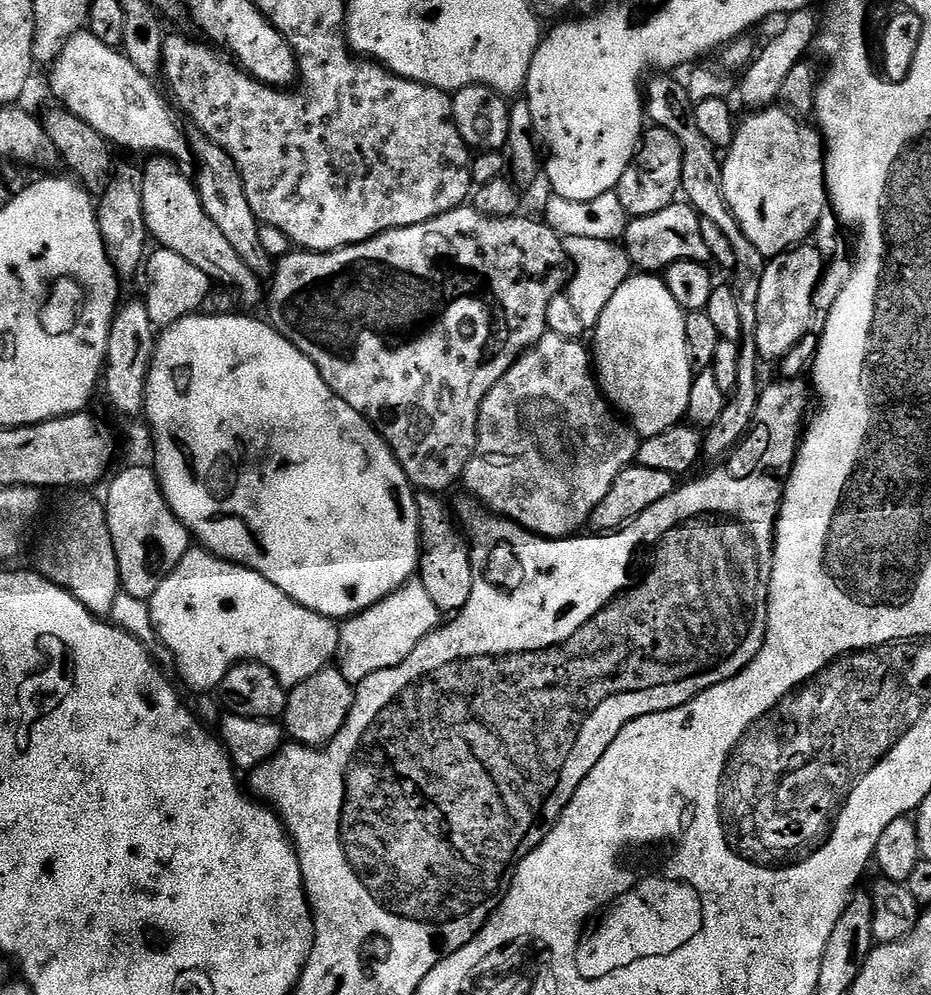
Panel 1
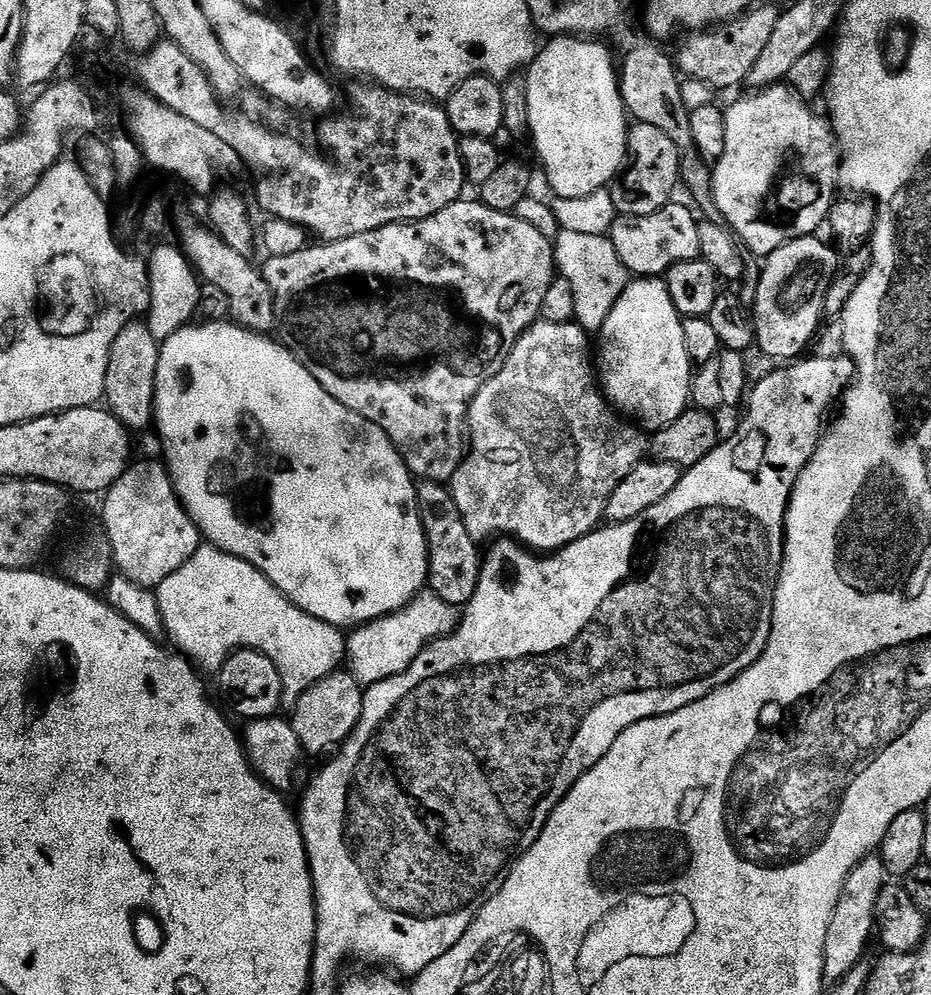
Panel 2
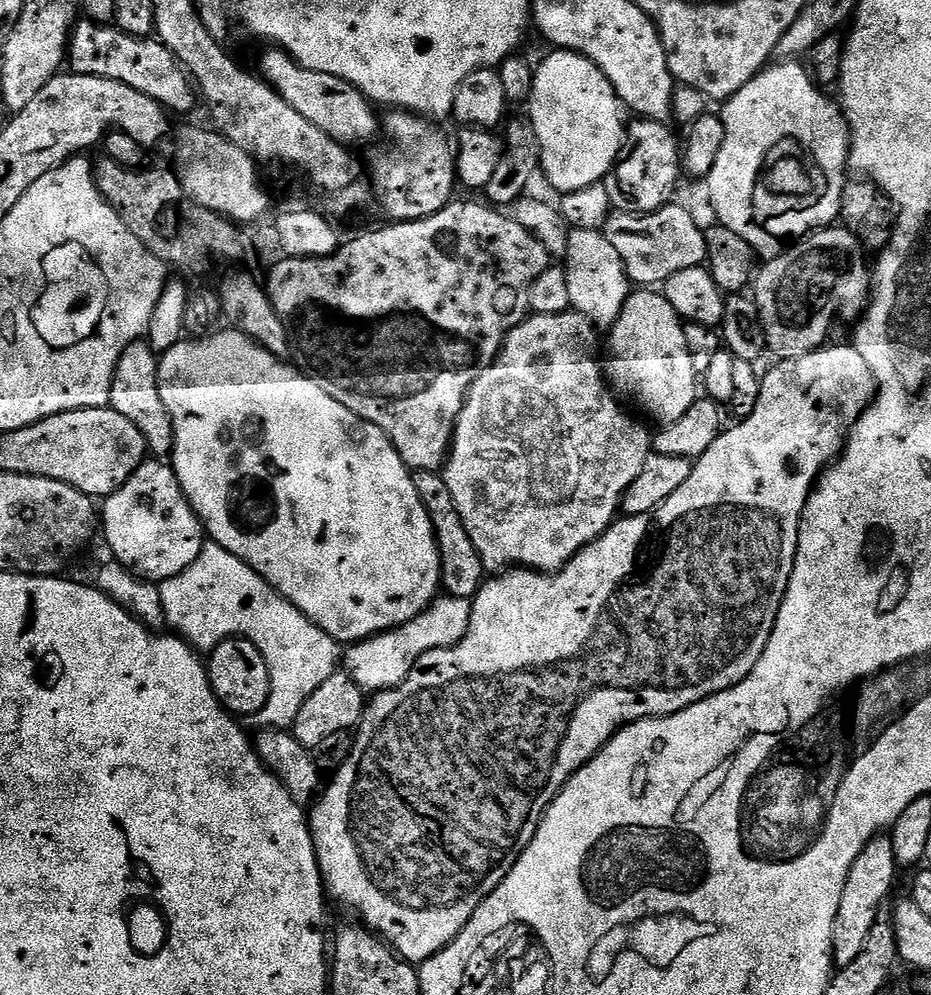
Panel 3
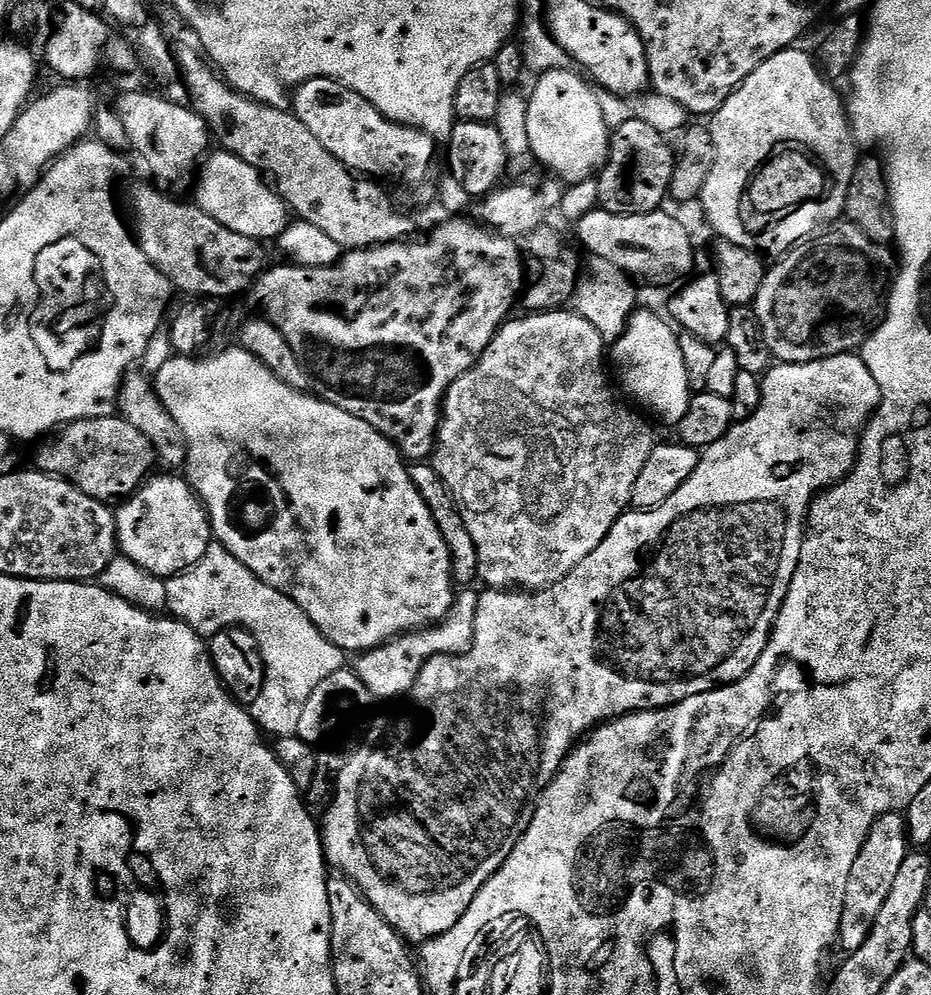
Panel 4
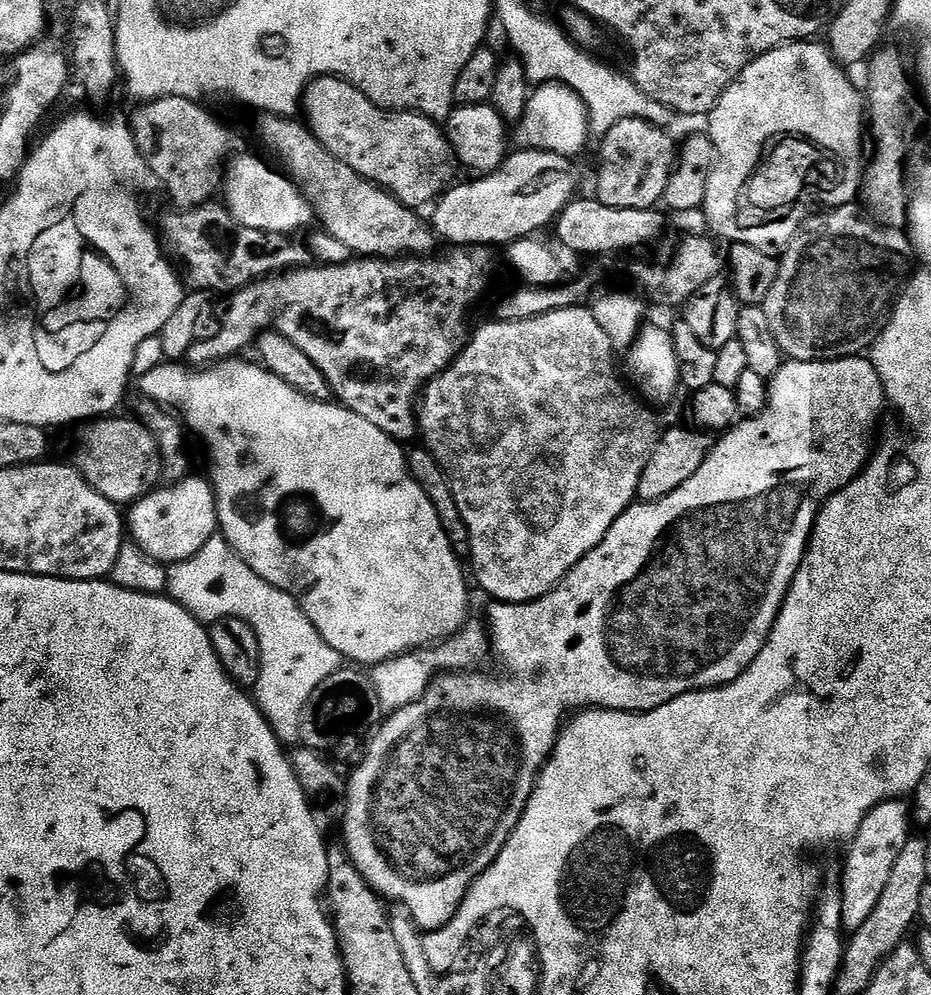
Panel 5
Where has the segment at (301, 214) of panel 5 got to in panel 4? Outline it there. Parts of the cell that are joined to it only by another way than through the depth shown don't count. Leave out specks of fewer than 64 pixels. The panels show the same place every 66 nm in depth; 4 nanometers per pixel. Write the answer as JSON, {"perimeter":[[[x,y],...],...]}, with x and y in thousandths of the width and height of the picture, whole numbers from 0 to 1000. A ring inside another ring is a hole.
{"perimeter":[[[233,152],[214,170],[215,186],[211,189],[209,204],[238,223],[238,227],[251,231],[251,235],[264,235],[264,239],[280,243],[295,242],[311,224],[311,210],[306,201],[273,166],[266,166],[247,152]]]}

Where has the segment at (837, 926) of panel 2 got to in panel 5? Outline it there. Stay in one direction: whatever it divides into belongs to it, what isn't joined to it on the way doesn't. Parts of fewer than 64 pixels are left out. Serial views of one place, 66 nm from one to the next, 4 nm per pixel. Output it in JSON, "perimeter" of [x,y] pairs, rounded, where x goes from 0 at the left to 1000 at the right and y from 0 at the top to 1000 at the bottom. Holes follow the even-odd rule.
{"perimeter":[[[970,803],[953,804],[939,810],[939,814],[930,818],[926,830],[922,830],[922,838],[910,849],[911,861],[907,864],[907,881],[900,885],[904,911],[902,928],[908,938],[921,937],[924,931],[929,930],[930,923],[934,923],[939,911],[943,911],[947,904],[947,894],[956,882],[956,874],[959,873],[966,856],[977,843],[975,828],[977,829],[976,809]]]}

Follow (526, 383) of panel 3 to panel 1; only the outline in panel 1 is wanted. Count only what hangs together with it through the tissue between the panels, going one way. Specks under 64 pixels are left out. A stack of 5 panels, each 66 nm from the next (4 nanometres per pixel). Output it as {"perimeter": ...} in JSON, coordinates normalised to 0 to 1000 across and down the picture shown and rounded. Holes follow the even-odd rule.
{"perimeter":[[[585,336],[573,350],[567,351],[559,361],[544,372],[544,376],[522,396],[522,400],[516,406],[516,419],[511,429],[511,449],[507,451],[507,459],[503,467],[498,469],[496,479],[497,489],[503,489],[508,499],[513,501],[515,506],[523,514],[532,515],[534,519],[542,519],[545,523],[551,523],[559,527],[566,535],[573,535],[575,539],[586,539],[590,543],[609,541],[622,536],[623,531],[633,526],[636,522],[636,514],[655,496],[660,488],[660,480],[668,476],[682,463],[683,454],[687,450],[689,439],[679,433],[678,429],[658,411],[652,402],[649,401],[642,383],[638,377],[638,366],[634,361],[634,354],[631,349],[623,347],[624,343],[609,338],[595,338]]]}

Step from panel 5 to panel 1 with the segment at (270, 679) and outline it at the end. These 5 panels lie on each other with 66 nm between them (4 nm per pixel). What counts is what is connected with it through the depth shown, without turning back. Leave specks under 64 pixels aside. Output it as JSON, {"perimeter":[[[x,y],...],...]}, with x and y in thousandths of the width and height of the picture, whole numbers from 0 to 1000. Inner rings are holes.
{"perimeter":[[[214,549],[203,550],[202,556],[195,561],[195,565],[191,565],[191,569],[176,582],[174,589],[170,589],[170,593],[165,593],[162,603],[159,604],[159,612],[165,621],[165,629],[170,633],[174,645],[186,658],[188,674],[193,674],[194,681],[206,691],[235,692],[238,681],[252,667],[274,665],[285,667],[299,681],[299,685],[305,688],[306,692],[313,693],[320,690],[324,685],[329,685],[329,681],[333,681],[346,674],[347,671],[353,670],[361,663],[361,654],[365,652],[365,633],[362,624],[342,617],[337,613],[329,613],[329,609],[324,609],[320,605],[316,605],[316,601],[303,597],[303,593],[299,593],[299,589],[294,589],[294,585],[281,581],[281,577],[262,571],[258,567],[248,567],[246,563],[238,563]]]}

